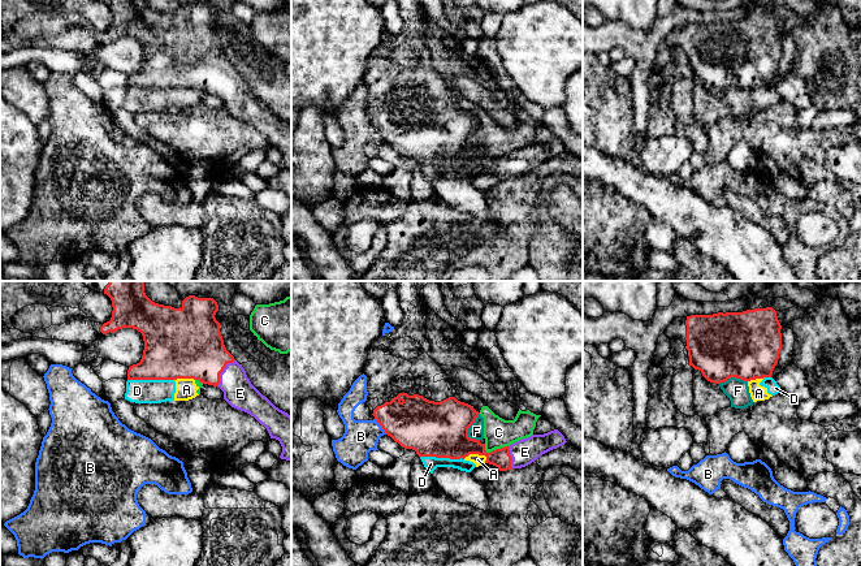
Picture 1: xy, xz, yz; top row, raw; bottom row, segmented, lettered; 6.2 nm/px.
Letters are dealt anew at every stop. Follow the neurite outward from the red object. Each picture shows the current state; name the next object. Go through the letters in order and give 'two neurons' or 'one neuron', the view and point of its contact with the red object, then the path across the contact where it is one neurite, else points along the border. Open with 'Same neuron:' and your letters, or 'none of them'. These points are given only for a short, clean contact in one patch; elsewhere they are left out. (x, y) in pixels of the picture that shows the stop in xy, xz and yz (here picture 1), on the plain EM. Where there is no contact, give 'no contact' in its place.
Same neuron: E
A: two neurons; contact xz (475, 161); border xz (487, 165), (468, 163), (463, 167)
B: two neurons; contact xz (380, 133); border xz (375, 126), (386, 142)
C: two neurons; contact xz (496, 158); border xz (509, 154), (489, 160), (484, 158)
D: two neurons; contact xy (151, 87); border xy (128, 87), (173, 89)
E: one neuron; contact xy (221, 80); way xy (190, 53), (221, 80), (237, 95), (239, 102)
F: two neurons; contact xz (468, 135); border xz (479, 121), (468, 137), (468, 145), (475, 148)

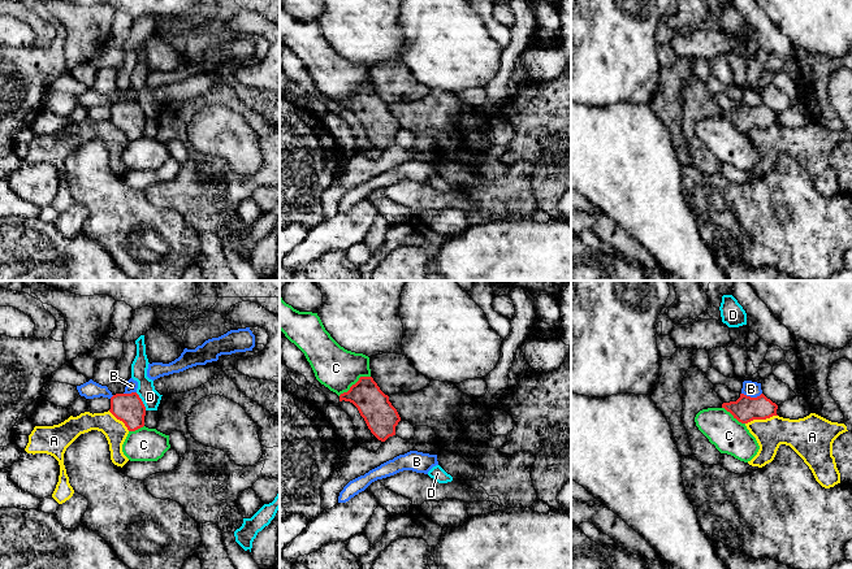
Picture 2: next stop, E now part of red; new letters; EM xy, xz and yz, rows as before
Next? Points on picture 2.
Same neuron: none of them
A: two neurons; contact yz (761, 127)
B: two neurons; contact yz (752, 107); border yz (742, 101), (749, 105), (758, 105), (761, 103)
C: two neurons; contact xz (355, 92)
D: two neurons; contact xy (142, 111)

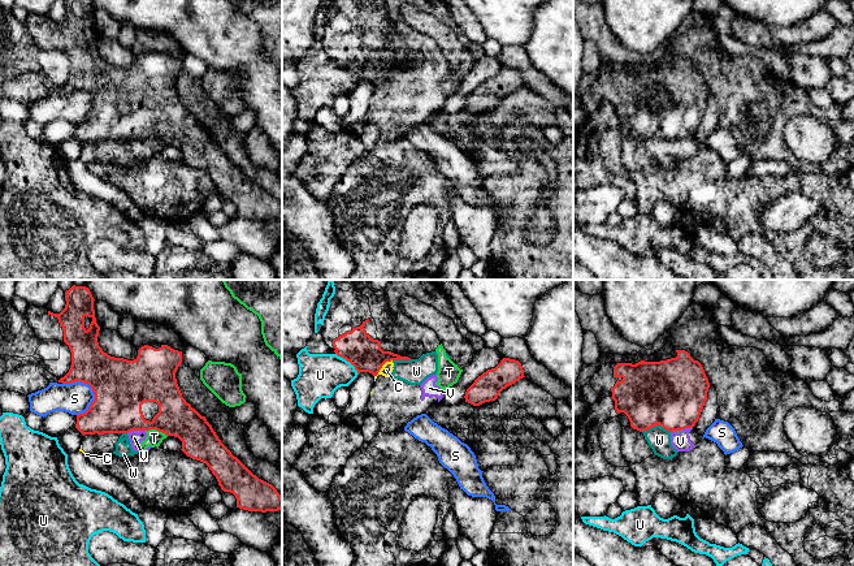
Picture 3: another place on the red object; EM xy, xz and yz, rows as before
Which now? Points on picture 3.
Same neuron: none of them
C: two neurons; contact xz (381, 76); border xz (391, 68), (375, 85)
S: two neurons; contact xy (90, 94)
T: two neurons; contact xy (156, 138); border xy (146, 138), (157, 138), (167, 145)
U: two neurons; contact xz (349, 69); border xz (336, 61), (345, 67), (358, 82)
V: two neurons; contact yz (685, 135); border yz (692, 135), (679, 139)
W: two neurons; contact yz (655, 133); border yz (670, 139), (655, 133), (642, 141)

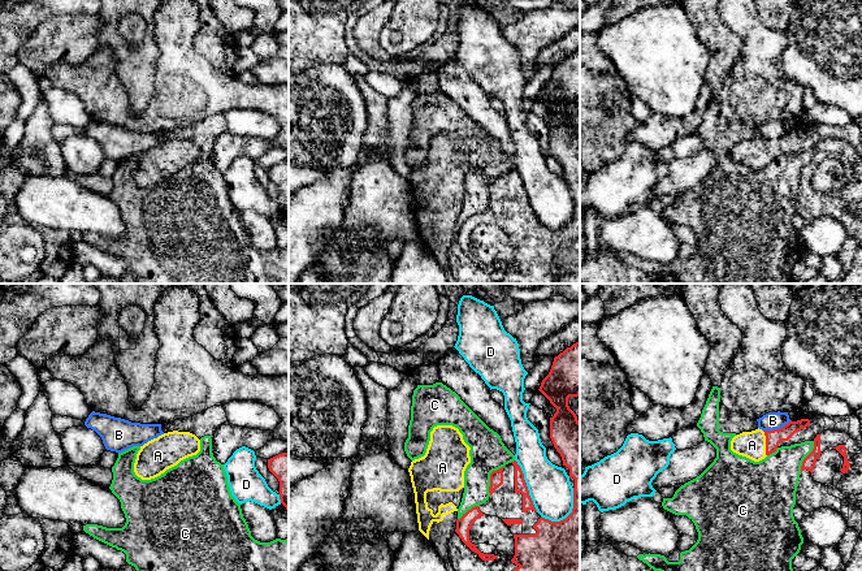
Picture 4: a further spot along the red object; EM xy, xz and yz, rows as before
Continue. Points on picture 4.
Same neuron: A
A: one neuron; contact yz (766, 152)
B: two neurons; contact yz (776, 138)
C: two neurons; contact xz (490, 186)
D: two neurons; contact xz (525, 194)

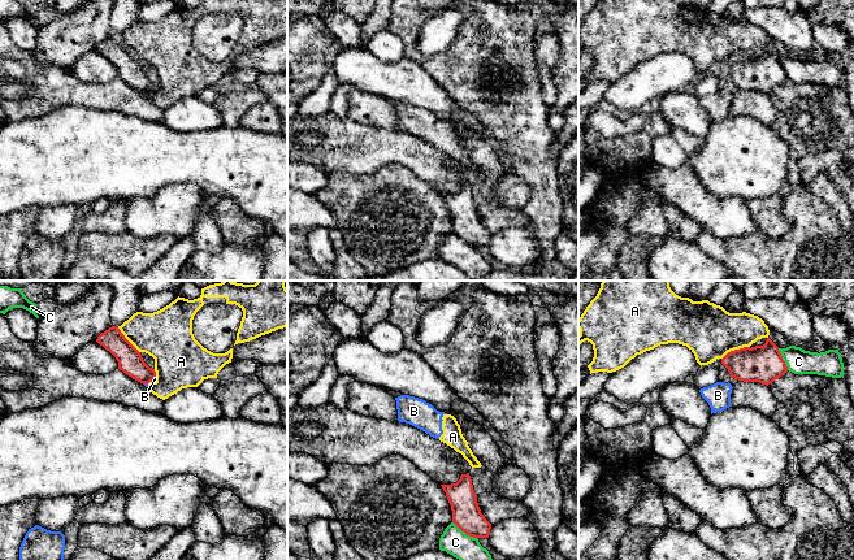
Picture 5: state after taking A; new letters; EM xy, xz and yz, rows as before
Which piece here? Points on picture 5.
Same neuron: none of them
A: two neurons; contact yz (735, 59)
B: two neurons; contact xy (152, 89); border xy (155, 86), (151, 90)
C: two neurons; contact xz (465, 242)

